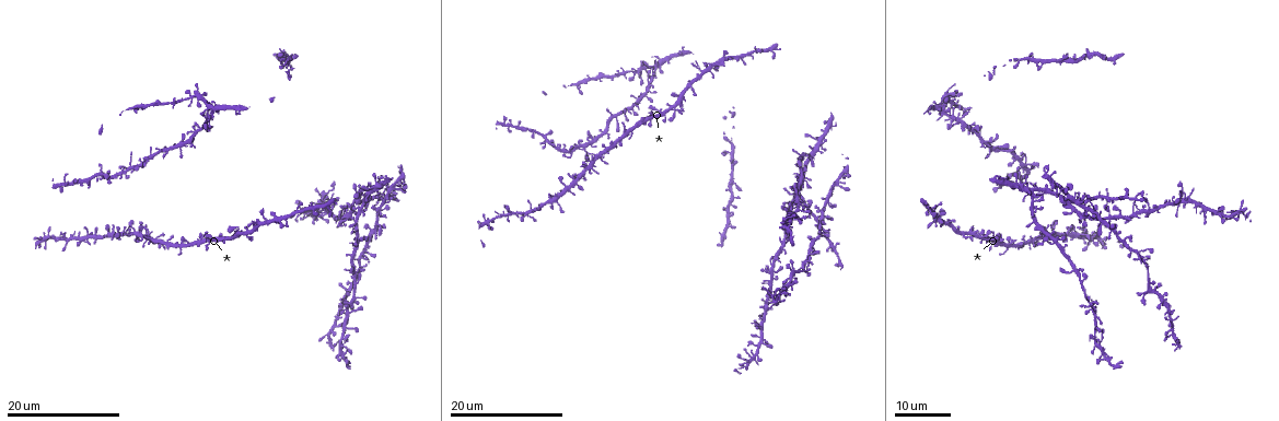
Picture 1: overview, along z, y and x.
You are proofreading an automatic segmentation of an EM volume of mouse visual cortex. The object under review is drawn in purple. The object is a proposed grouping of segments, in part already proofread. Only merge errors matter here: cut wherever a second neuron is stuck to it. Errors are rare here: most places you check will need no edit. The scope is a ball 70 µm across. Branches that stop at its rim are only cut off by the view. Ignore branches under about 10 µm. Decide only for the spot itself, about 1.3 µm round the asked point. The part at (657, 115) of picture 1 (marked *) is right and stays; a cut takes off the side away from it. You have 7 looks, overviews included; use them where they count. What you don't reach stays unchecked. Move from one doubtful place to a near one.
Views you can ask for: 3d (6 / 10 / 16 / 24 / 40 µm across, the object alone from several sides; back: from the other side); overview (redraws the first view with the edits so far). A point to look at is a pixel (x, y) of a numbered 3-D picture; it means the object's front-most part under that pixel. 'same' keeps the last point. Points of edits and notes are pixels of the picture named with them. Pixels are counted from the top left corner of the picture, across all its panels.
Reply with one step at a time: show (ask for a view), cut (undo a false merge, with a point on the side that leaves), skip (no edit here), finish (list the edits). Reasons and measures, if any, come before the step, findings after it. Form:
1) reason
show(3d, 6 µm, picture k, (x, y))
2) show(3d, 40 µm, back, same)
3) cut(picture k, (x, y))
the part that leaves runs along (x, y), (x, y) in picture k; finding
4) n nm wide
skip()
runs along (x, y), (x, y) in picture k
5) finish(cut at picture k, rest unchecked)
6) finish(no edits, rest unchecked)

narrows sharply
show(3d, 16 µm, picture 1, (148, 232))

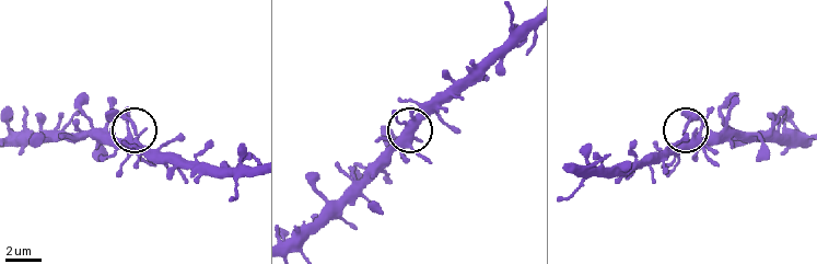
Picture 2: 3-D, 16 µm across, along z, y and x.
show(3d, 10 µm, picture 2, (688, 126))

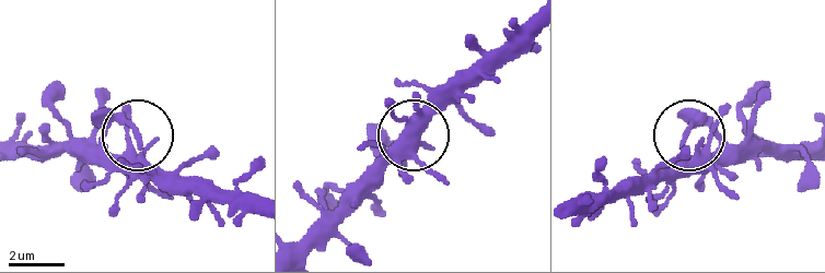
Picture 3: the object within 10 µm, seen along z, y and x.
skip()
runs along (527, 20), (361, 193) in picture 3; all the same neuron

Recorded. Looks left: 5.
four or more arms meet
show(3d, 16 µm, picture 1, (122, 170))

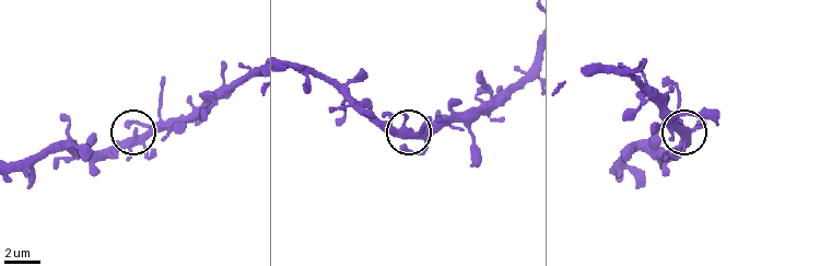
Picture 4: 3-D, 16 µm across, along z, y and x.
show(3d, 6 µm, picture 4, (143, 136))

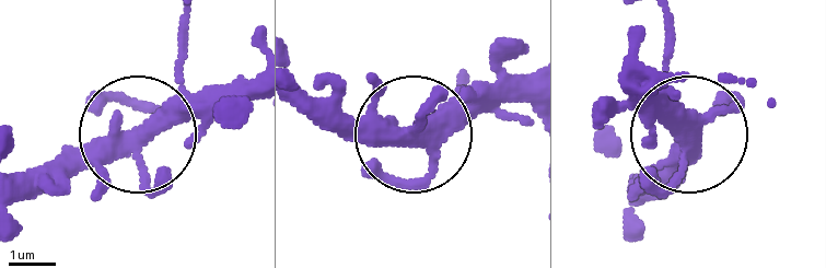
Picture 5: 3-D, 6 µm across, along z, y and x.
side arm 16 µm; 4 arms
skip()
all the same neuron

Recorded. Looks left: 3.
thin arm on a thick one
show(3d, 16 µm, picture 1, (1032, 191))

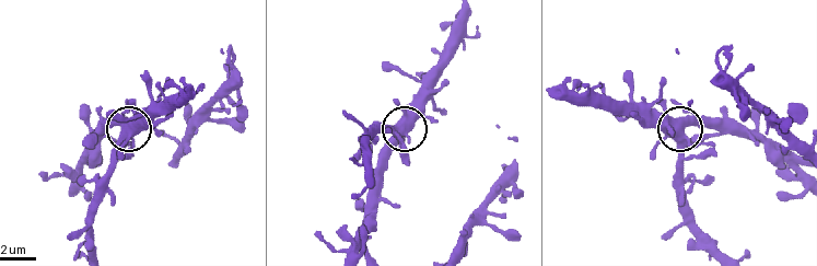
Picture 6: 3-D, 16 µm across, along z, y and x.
show(3d, 6 µm, picture 6, (682, 126))

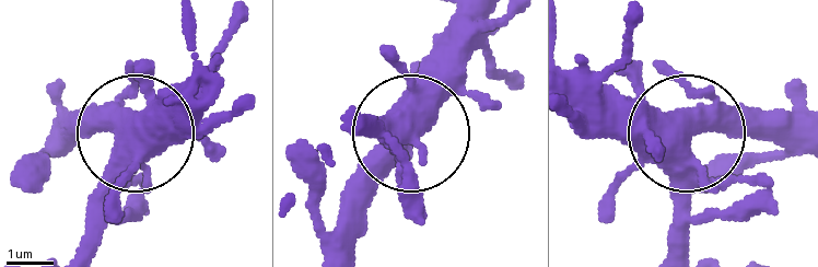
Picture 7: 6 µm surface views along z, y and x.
show(3d, 6 µm, back, picture 7, (689, 137))

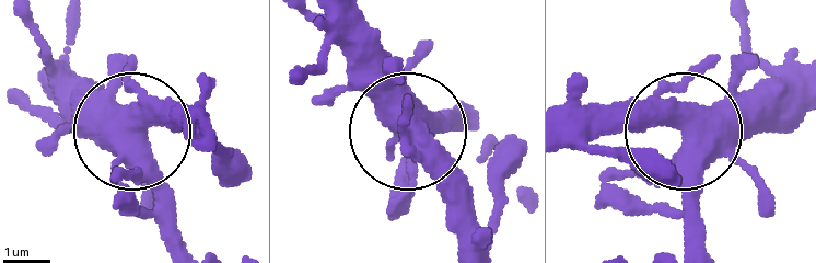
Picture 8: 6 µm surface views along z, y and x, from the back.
side arm 41 µm
skip()
continuous, no second neuron

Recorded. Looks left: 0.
finish(no edits, rest unchecked)

